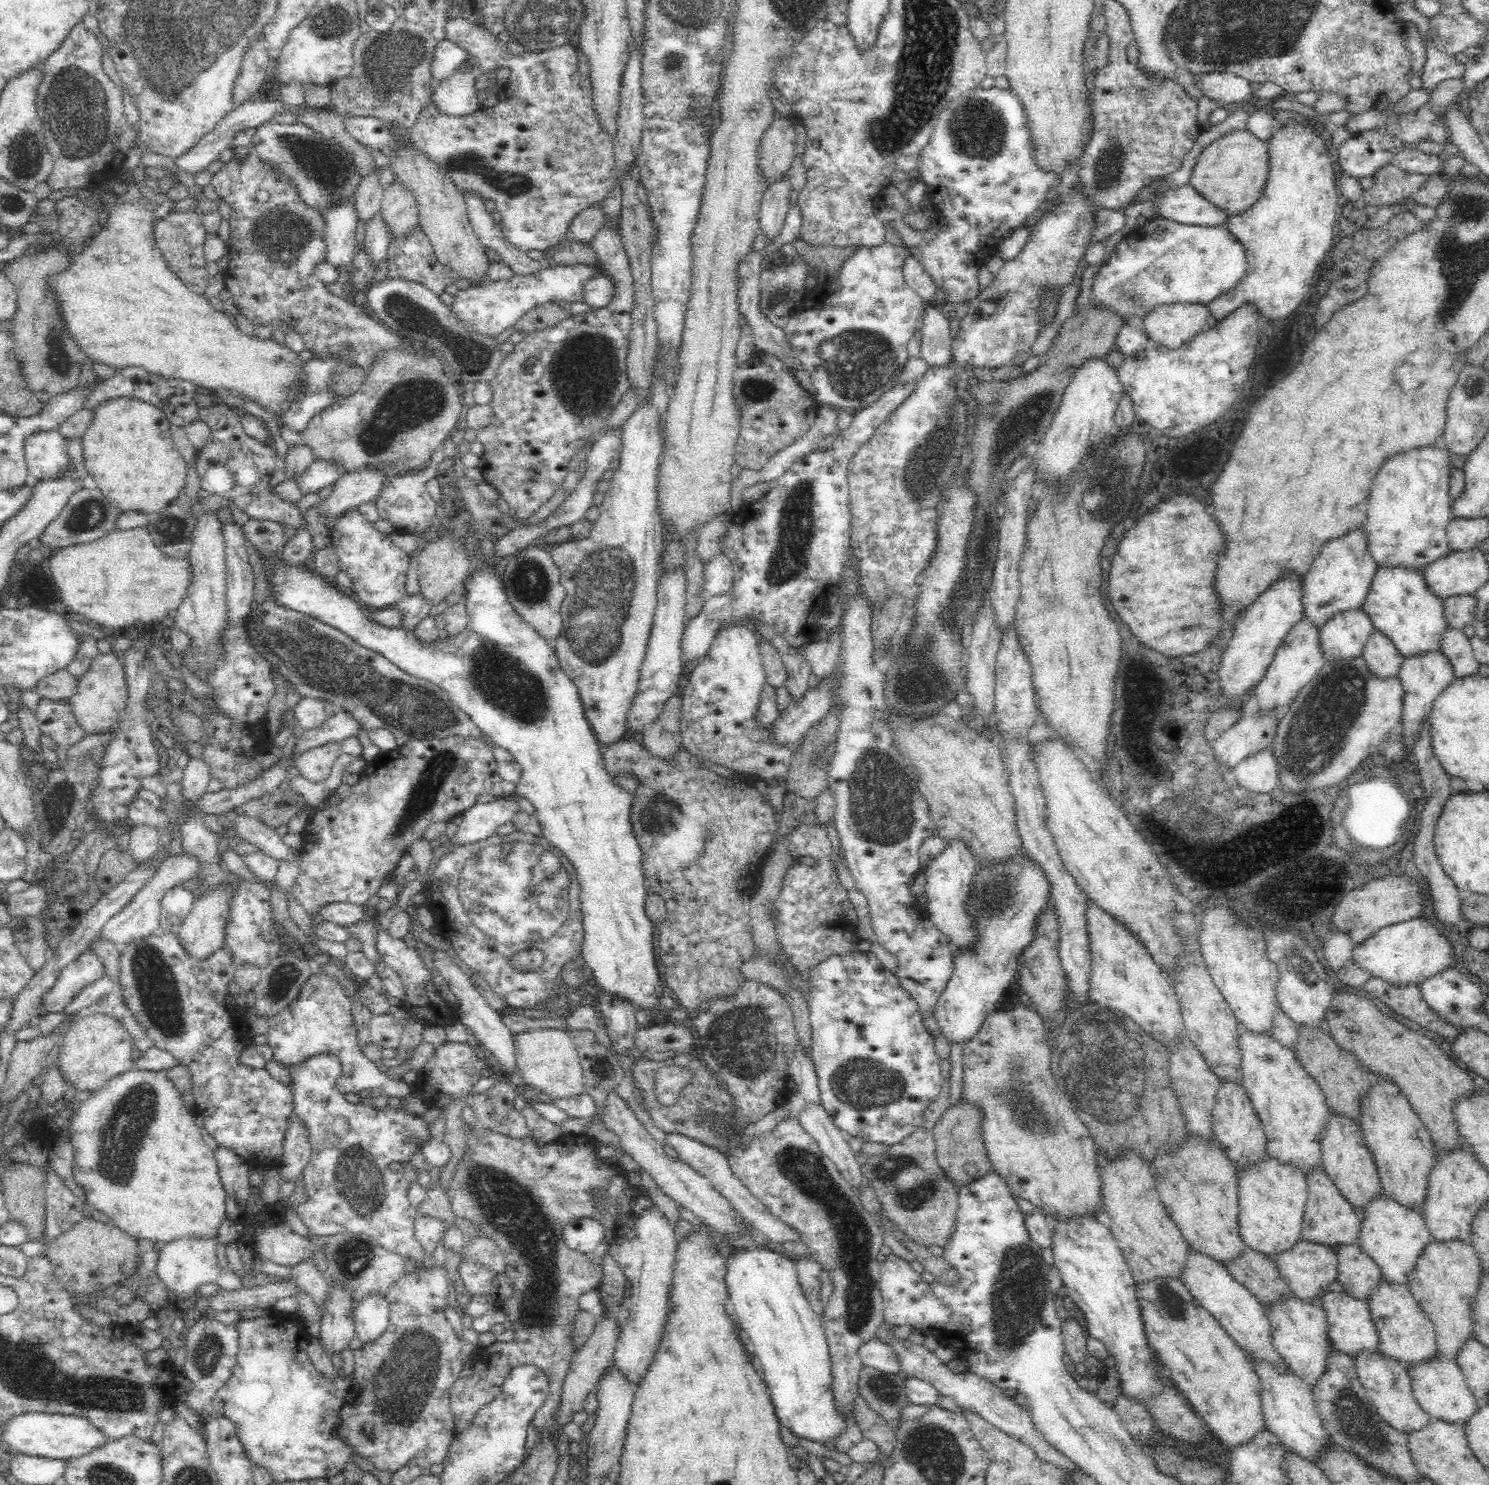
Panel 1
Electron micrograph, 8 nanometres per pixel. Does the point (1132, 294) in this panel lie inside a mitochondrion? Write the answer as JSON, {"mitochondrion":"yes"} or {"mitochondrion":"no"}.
{"mitochondrion":"yes"}

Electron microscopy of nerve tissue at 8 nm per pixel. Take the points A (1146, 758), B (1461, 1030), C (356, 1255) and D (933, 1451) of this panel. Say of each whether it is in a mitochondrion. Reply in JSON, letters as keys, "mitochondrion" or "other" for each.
{"A":"other","B":"other","C":"mitochondrion","D":"mitochondrion"}

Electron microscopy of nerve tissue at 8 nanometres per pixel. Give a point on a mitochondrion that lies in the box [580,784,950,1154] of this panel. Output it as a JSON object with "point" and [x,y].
{"point":[740,1039]}

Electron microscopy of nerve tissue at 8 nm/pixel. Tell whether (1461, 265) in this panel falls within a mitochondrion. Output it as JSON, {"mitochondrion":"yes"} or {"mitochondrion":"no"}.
{"mitochondrion":"yes"}

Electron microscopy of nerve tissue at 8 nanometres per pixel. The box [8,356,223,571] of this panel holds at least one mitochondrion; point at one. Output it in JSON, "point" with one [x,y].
{"point":[90,514]}

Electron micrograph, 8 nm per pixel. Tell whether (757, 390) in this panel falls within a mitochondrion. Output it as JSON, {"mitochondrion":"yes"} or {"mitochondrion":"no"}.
{"mitochondrion":"yes"}

